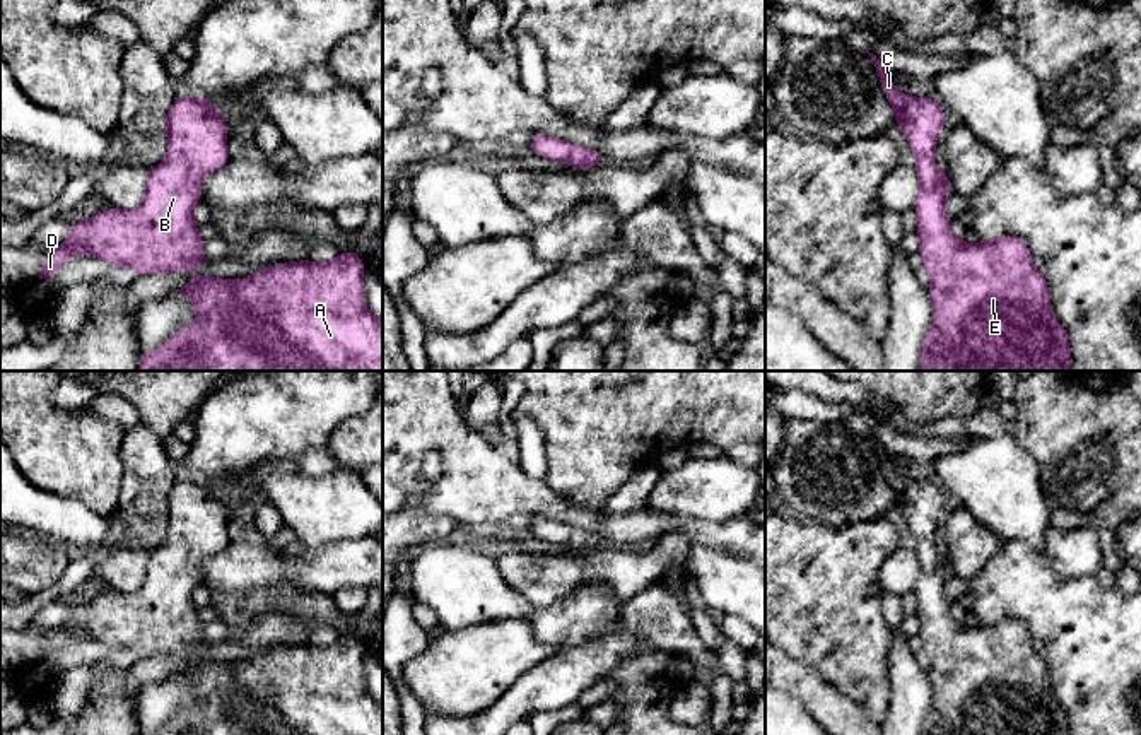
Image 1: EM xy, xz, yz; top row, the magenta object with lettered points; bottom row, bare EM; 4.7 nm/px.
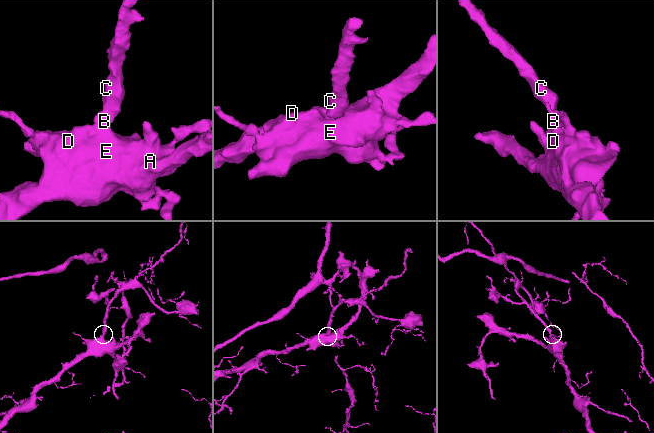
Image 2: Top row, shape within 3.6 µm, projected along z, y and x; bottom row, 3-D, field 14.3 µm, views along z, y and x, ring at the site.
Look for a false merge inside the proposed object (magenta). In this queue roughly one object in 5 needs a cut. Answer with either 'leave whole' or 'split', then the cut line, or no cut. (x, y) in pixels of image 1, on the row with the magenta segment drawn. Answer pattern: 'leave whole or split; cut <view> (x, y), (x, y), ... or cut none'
leave whole; cut none

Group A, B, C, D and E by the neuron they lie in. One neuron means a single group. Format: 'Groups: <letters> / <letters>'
Groups: A B C D E

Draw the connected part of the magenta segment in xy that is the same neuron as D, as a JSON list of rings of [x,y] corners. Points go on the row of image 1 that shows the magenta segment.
[[[186,94],[164,116],[167,159],[147,173],[137,210],[109,207],[72,222],[67,239],[48,255],[38,279],[56,275],[68,258],[94,256],[145,275],[200,268],[208,258],[193,220],[200,183],[229,161],[227,125],[219,106]]]

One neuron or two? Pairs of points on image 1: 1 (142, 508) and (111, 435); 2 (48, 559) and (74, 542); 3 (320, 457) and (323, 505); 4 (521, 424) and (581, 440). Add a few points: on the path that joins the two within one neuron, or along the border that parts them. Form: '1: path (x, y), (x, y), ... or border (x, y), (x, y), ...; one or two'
1: border (127, 470), (122, 479), (118, 510); two
2: border (28, 532), (62, 546), (70, 554); two
3: border (294, 464), (308, 476), (333, 472); two
4: border (516, 407), (540, 431), (549, 469); two

